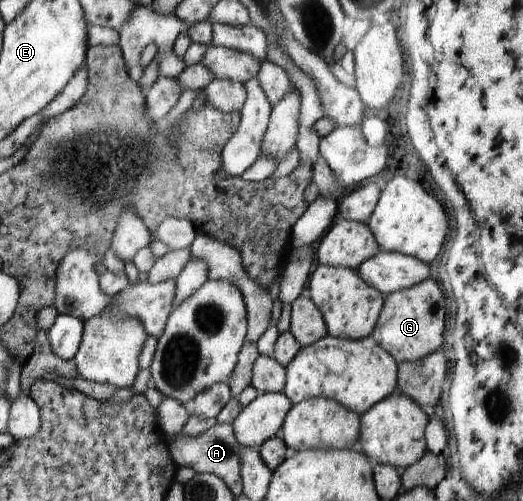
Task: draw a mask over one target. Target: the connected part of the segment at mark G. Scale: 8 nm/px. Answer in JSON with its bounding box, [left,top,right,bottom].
[371,276,445,363]

